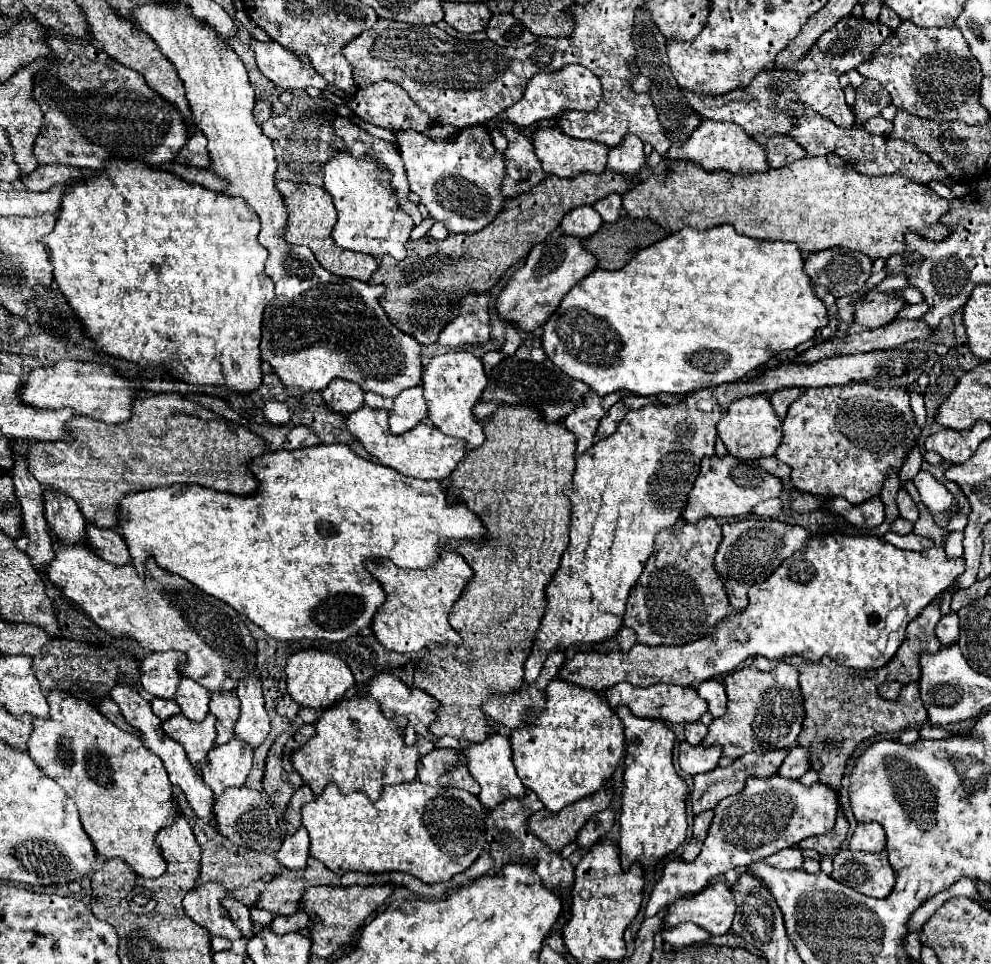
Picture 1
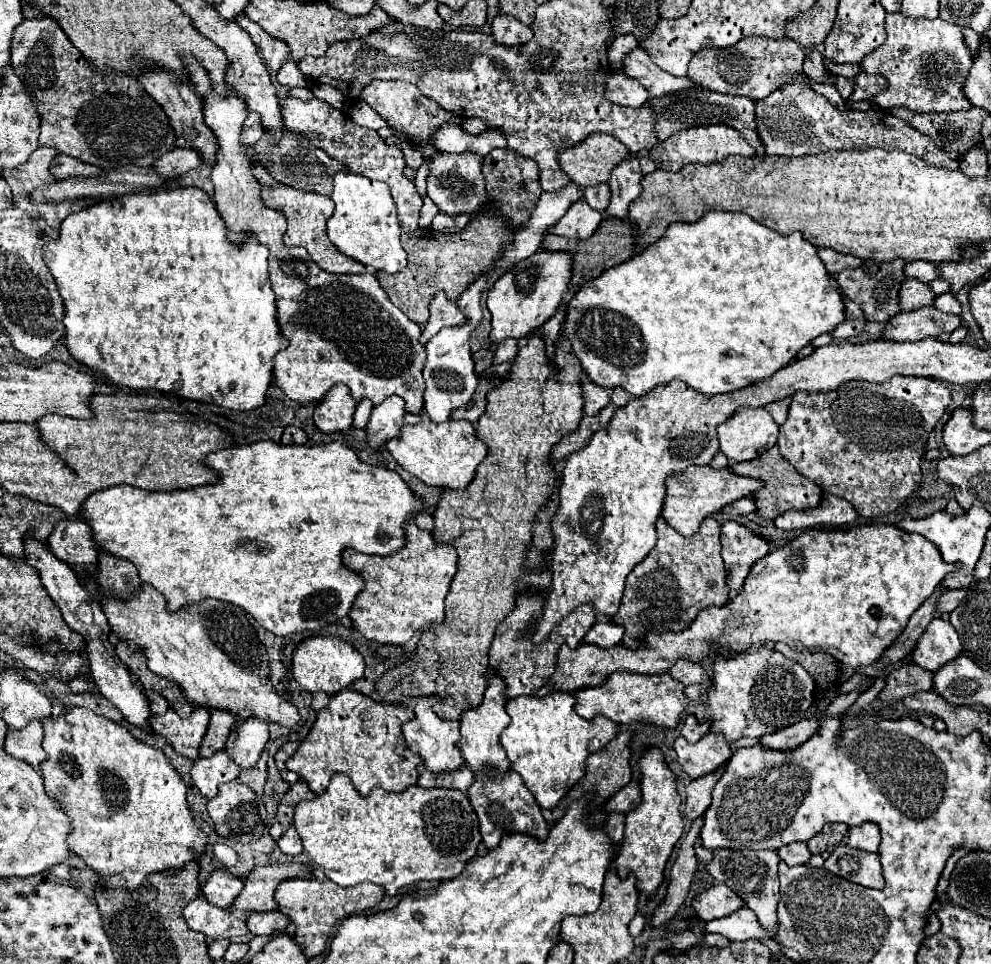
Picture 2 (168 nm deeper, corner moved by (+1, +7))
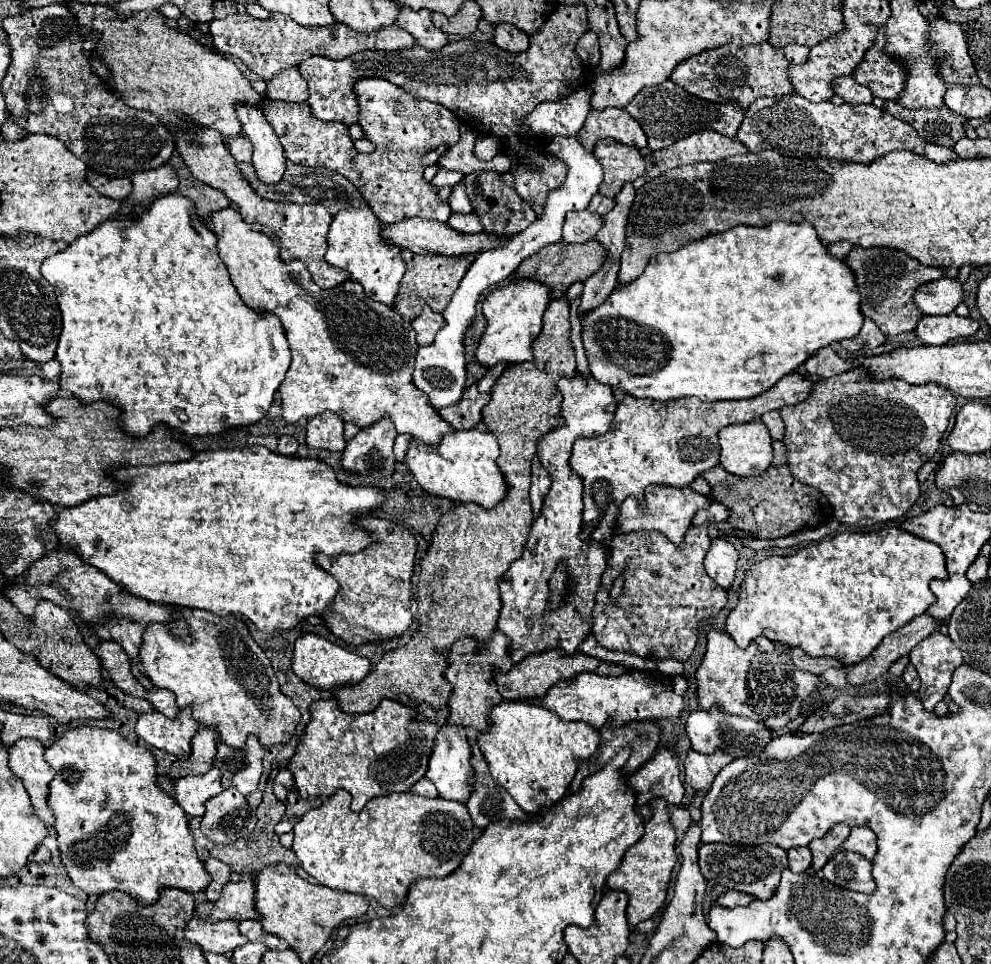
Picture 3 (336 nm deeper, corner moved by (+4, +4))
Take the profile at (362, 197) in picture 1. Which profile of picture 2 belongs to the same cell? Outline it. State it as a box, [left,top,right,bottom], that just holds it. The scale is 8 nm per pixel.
[327,170,407,274]

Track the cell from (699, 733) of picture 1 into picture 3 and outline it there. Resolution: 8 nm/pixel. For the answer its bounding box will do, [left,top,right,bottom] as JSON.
[686,707,772,757]

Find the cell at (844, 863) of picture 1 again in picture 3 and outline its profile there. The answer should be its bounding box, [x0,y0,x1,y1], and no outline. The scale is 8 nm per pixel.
[822,851,876,893]

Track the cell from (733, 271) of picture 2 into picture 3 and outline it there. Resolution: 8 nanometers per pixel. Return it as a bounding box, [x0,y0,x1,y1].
[582,223,862,401]

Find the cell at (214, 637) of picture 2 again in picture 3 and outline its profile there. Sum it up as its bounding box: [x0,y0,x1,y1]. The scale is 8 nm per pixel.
[140,607,300,749]

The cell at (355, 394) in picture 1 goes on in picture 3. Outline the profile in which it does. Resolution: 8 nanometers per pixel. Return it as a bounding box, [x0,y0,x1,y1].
[306,413,346,451]

